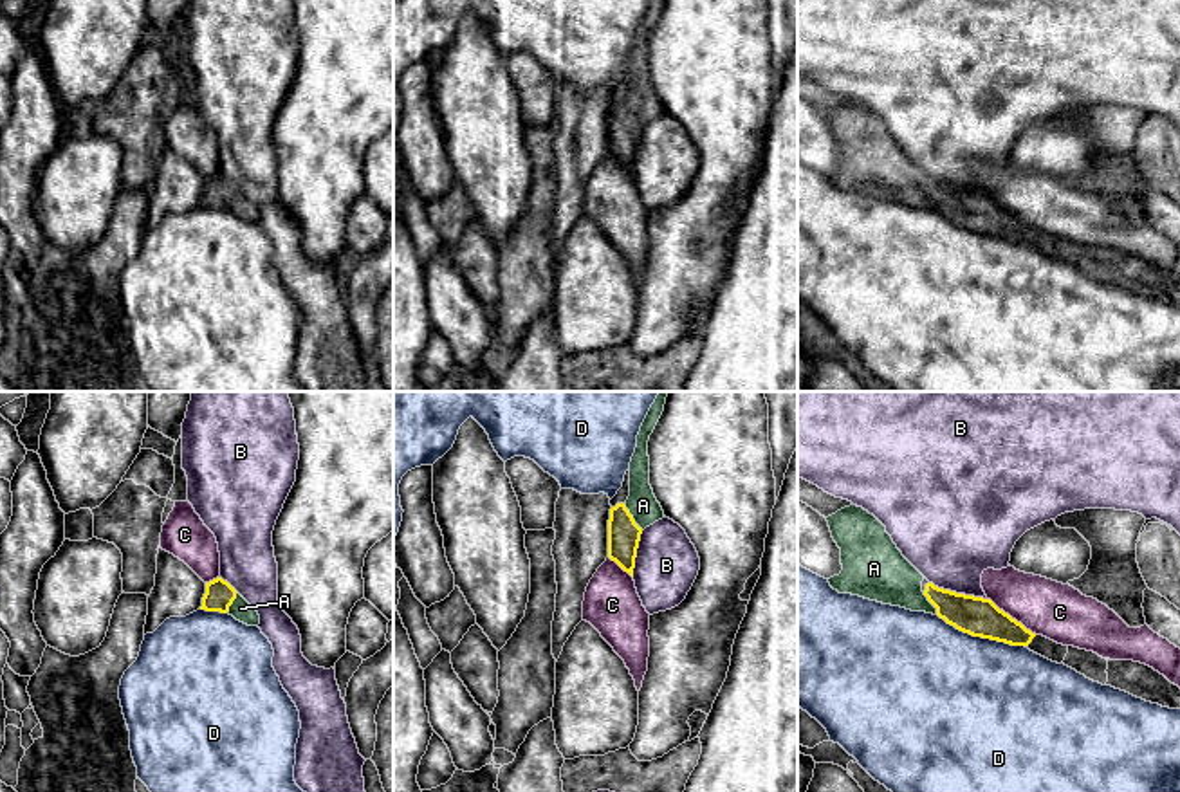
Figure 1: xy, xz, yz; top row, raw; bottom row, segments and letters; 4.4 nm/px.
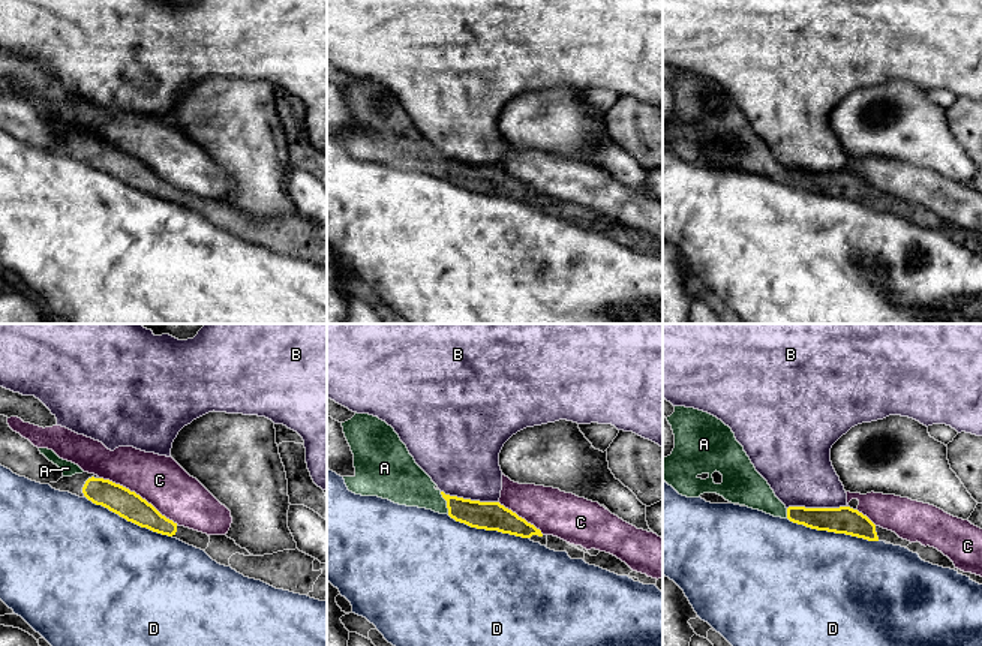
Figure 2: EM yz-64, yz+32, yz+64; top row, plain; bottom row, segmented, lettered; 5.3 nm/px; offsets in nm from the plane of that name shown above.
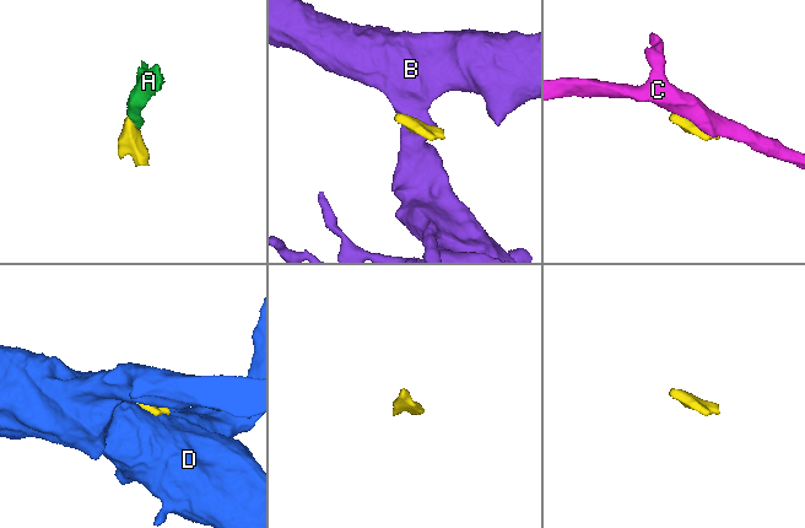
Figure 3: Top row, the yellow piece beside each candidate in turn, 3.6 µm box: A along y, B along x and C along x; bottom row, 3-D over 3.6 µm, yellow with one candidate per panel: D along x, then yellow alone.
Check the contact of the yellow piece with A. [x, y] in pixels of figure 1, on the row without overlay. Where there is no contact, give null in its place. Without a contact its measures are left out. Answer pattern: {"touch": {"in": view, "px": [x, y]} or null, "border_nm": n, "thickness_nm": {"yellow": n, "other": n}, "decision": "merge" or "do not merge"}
{"touch": {"in": "xz", "px": [632, 114]}, "border_nm": 140, "thickness_nm": {"yellow": 140, "other": 140}, "decision": "merge"}

